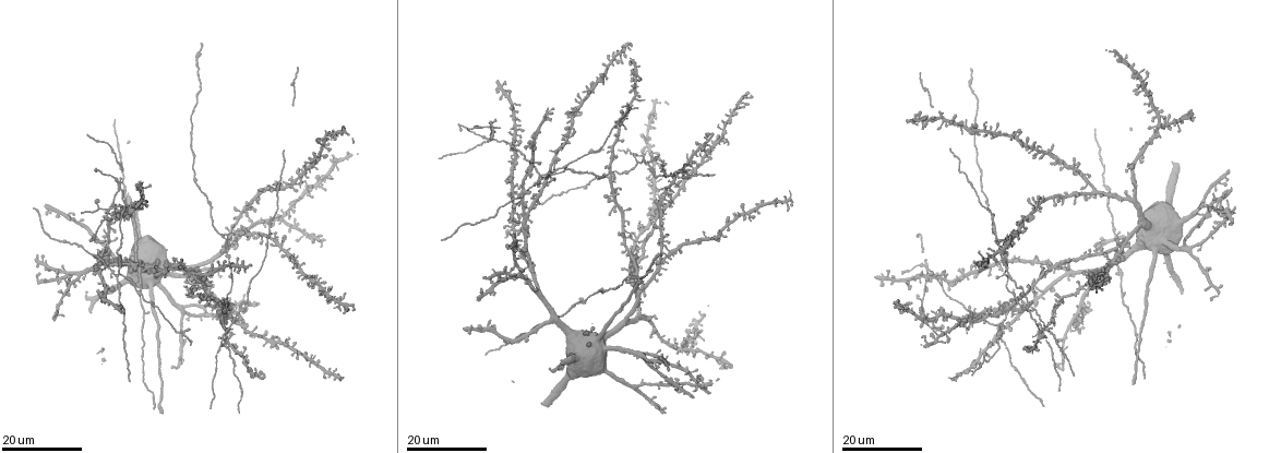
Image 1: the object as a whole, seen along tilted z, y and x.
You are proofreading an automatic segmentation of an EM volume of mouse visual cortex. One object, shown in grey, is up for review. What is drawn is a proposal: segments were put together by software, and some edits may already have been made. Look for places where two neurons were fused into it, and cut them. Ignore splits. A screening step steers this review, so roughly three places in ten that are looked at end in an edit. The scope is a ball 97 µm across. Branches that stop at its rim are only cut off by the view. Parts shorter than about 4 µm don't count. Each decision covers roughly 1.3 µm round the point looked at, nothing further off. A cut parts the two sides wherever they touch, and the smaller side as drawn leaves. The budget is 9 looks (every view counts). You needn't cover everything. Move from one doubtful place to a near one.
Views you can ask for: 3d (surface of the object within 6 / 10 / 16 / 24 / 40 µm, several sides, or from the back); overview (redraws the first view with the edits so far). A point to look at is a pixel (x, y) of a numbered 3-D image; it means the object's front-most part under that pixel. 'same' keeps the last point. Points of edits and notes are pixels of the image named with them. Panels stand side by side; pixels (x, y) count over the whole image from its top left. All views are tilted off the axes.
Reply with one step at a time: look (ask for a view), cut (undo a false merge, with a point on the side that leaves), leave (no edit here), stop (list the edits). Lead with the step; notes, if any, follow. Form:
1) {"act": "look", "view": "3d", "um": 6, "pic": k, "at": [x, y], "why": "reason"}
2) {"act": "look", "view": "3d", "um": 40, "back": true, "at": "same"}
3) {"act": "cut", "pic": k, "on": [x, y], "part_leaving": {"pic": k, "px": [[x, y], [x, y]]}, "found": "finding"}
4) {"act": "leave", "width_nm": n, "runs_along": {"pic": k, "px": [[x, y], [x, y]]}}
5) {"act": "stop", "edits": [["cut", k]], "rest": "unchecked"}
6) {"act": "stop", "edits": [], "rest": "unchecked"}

{"act": "look", "view": "3d", "um": 16, "pic": 1, "at": [1007, 286], "why": "calibre changes"}

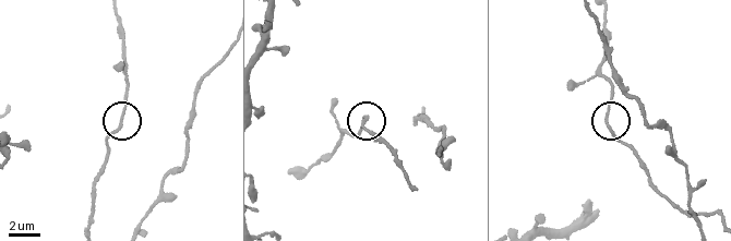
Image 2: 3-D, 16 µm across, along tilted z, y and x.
{"act": "look", "view": "3d", "um": 10, "pic": 2, "at": [610, 128], "why": "closer look"}

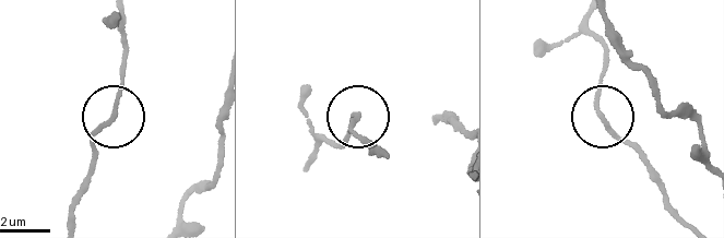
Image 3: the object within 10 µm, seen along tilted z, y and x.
{"act": "leave", "runs_along": {"pic": 3, "px": [[382, 155], [355, 118], [336, 146]]}, "found": "one neuron here"}

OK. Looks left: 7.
{"act": "look", "view": "3d", "um": 24, "pic": 1, "at": [1053, 313], "why": "four arms meet"}

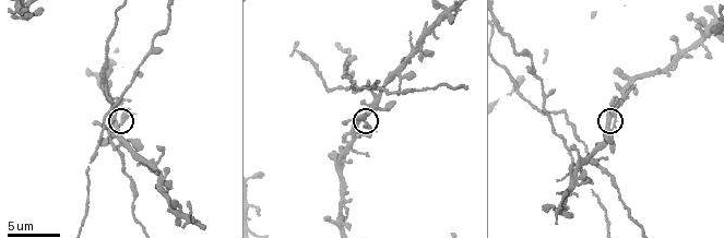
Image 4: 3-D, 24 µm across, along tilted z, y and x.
{"act": "look", "view": "3d", "um": 6, "pic": 4, "at": [615, 127]}

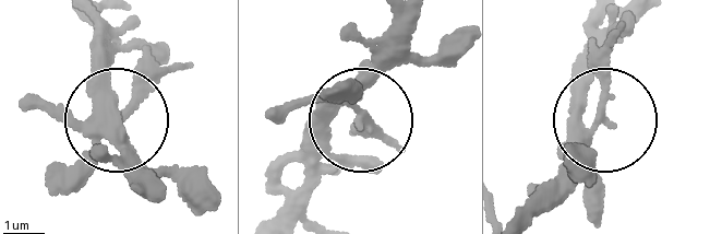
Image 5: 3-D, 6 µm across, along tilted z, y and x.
{"act": "leave", "width_nm": 250, "runs_along": {"pic": 5, "px": [[295, 214], [335, 116], [394, 145]]}, "found": "continuous, no second neuron"}

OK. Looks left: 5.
{"act": "look", "view": "3d", "um": 16, "pic": 1, "at": [101, 257], "why": "three arms meet"}

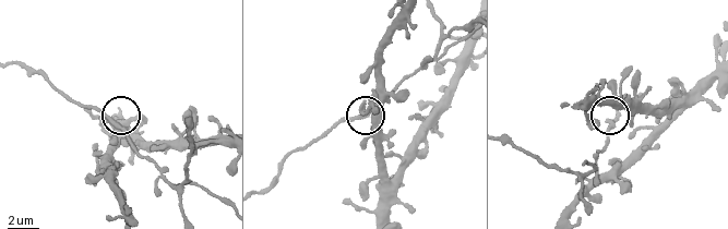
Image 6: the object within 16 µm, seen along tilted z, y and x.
{"act": "look", "view": "3d", "um": 6, "pic": 6, "at": [610, 123], "why": "zoom in"}

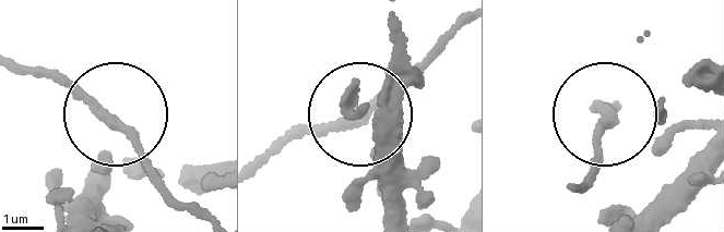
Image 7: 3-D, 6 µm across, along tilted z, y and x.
{"act": "leave", "side_arm_um": 27, "found": "continuous, no second neuron"}

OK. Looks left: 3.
{"act": "look", "view": "3d", "um": 24, "pic": 1, "at": [538, 180], "why": "two arms in line, one across"}

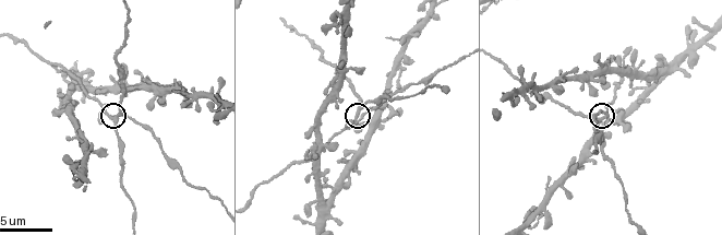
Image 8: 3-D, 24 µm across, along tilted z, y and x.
{"act": "look", "view": "3d", "um": 6, "pic": 8, "at": [603, 116], "why": "closer look"}

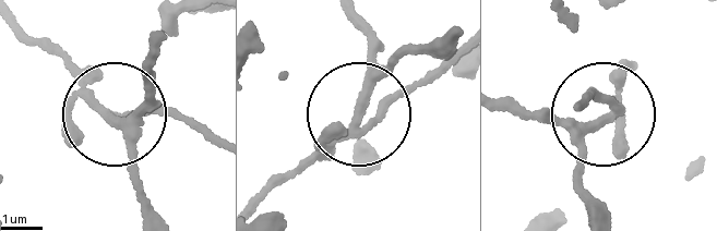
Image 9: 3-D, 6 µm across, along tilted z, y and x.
{"act": "look", "view": "3d", "um": 6, "back": true, "pic": 9, "at": [610, 111], "why": "other side"}

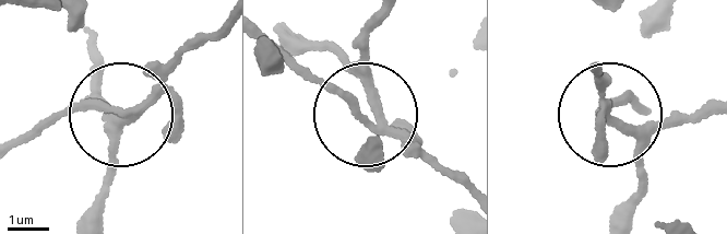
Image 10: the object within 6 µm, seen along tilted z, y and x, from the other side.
{"act": "cut", "pic": 10, "on": [82, 104], "arms": 3, "found": "a second neuron is stuck on"}

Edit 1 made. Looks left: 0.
{"act": "stop", "edits": [["cut", 10]], "rest": "unchecked"}

